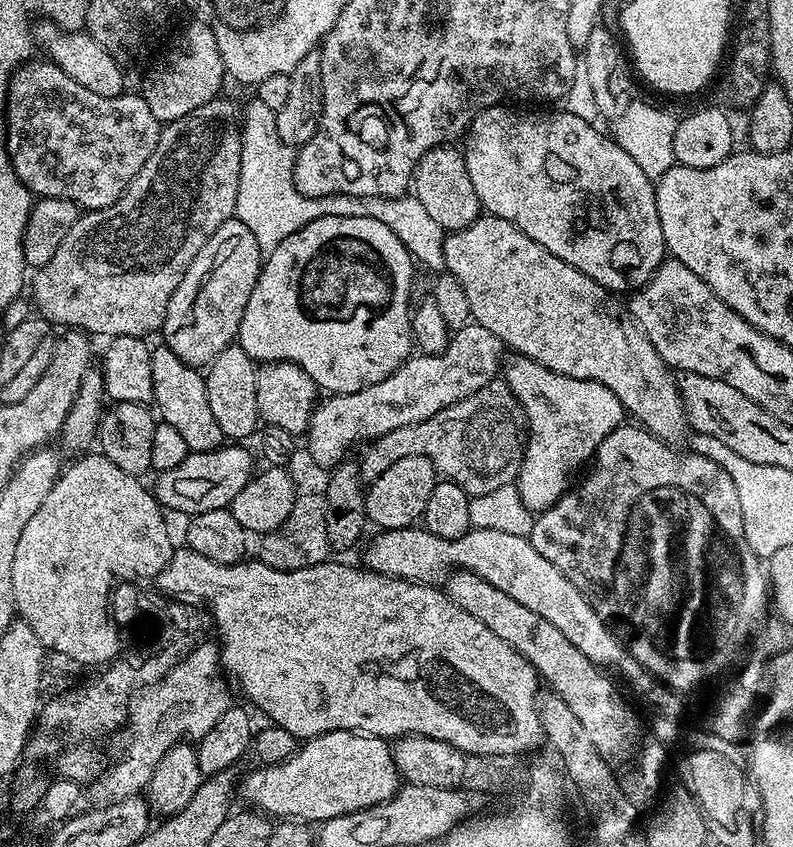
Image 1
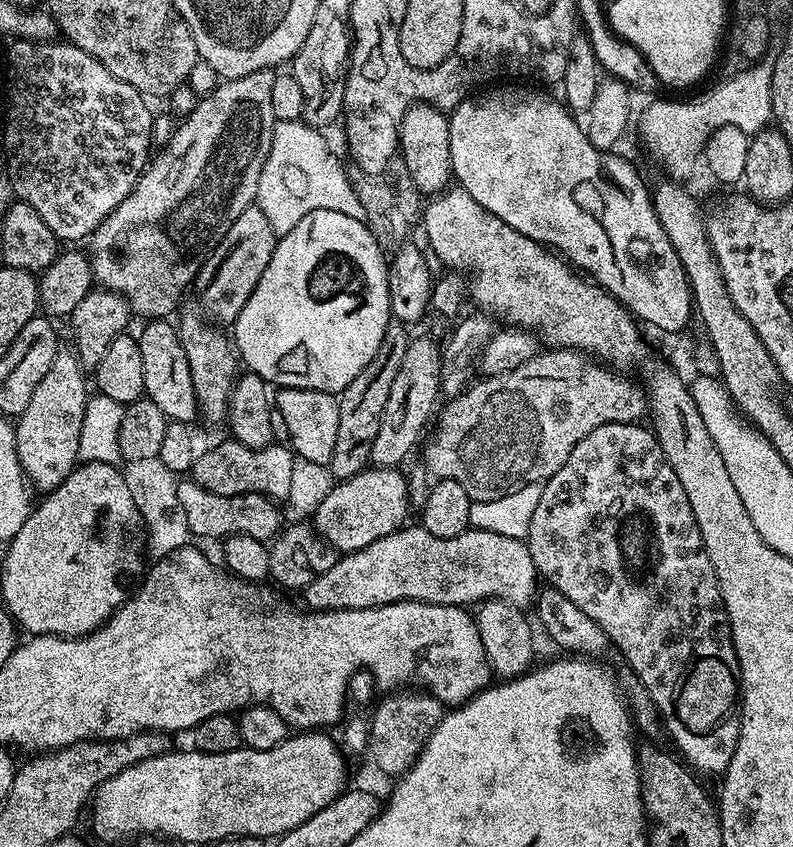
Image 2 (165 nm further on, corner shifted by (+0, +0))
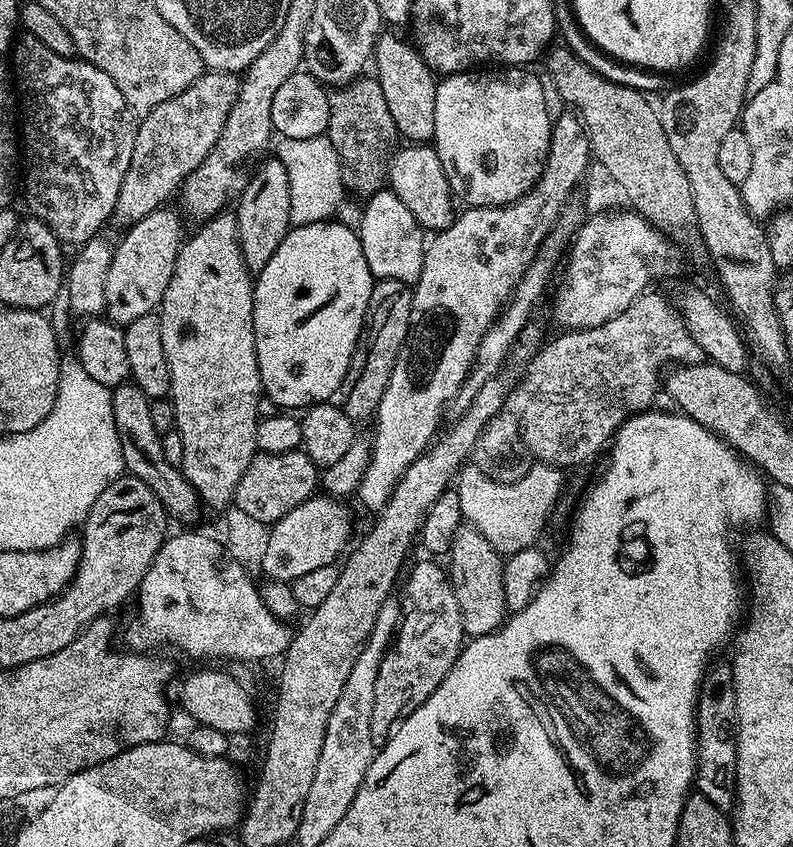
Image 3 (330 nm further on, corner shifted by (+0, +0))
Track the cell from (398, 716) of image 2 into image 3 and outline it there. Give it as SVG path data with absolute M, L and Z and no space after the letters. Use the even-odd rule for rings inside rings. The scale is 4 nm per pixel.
M424 558L421 564L414 565L412 569L409 567L402 580L404 593L398 596L400 623L382 658L378 682L374 682L374 714L370 714L370 734L377 746L387 744L396 725L418 710L418 706L422 706L426 698L438 690L466 643L456 589L449 573L445 569L443 572L436 564L439 563L435 559Z

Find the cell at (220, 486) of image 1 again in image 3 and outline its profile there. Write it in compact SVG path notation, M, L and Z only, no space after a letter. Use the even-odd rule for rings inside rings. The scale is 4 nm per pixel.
M297 450L282 454L258 454L250 462L246 474L242 474L242 482L238 482L234 504L258 522L271 526L289 514L290 510L312 498L317 488L318 466L307 452Z

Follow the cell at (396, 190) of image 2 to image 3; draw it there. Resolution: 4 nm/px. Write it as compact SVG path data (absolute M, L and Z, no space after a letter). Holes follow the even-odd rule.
M360 76L329 93L330 121L325 132L338 154L345 189L360 198L370 197L385 187L388 162L400 142L397 124L387 109L379 79L366 77Z

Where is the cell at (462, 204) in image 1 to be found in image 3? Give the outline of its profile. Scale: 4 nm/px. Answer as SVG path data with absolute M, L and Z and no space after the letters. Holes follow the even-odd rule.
M381 31L376 37L374 72L382 86L387 109L397 124L399 135L408 142L428 142L434 134L434 94L438 80L419 51L409 44L392 32Z

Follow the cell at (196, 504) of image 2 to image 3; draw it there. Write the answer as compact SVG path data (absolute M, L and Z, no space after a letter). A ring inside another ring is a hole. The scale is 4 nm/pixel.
M130 382L117 385L111 393L115 428L118 430L119 444L122 446L125 471L150 486L173 521L194 521L202 511L200 497L179 467L166 462L162 454L161 433L151 421L149 397Z

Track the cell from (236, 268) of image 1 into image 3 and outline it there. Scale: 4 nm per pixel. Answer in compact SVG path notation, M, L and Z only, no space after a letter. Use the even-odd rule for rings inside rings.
M279 158L271 159L265 159L253 171L248 185L240 193L238 203L234 208L238 222L242 258L248 269L256 274L264 269L266 262L270 262L270 258L274 258L274 250L278 250L282 238L286 238L288 229L292 224L290 218L290 182L286 178L286 166L282 166Z

